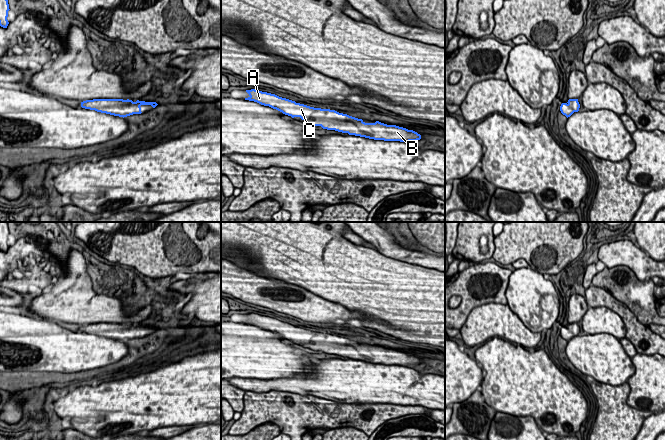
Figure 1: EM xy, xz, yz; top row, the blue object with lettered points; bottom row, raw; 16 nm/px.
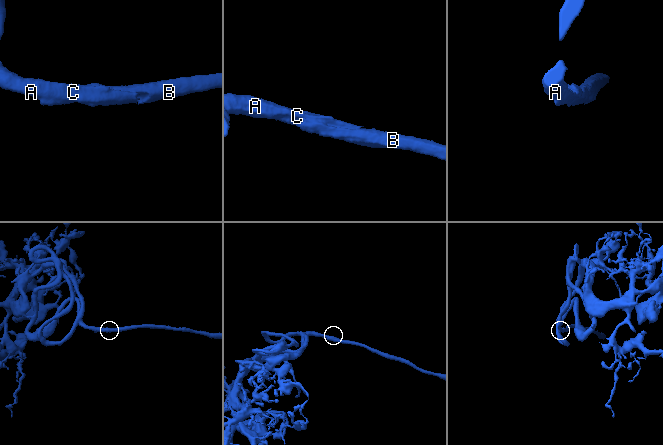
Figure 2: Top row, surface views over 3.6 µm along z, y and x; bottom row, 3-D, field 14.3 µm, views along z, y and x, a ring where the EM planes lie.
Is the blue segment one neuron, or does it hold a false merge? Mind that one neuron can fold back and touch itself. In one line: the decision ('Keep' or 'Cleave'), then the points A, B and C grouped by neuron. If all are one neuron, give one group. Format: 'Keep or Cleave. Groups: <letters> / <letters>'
Keep. Groups: A B C

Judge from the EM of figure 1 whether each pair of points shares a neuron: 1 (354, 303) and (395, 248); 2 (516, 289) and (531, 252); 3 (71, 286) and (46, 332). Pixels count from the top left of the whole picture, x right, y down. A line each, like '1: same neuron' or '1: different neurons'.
1: different neurons
2: different neurons
3: different neurons

